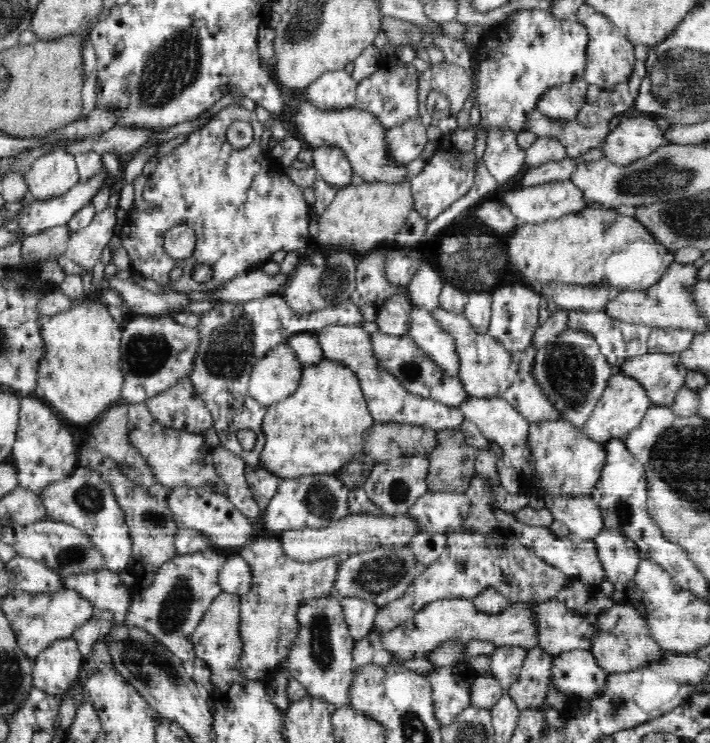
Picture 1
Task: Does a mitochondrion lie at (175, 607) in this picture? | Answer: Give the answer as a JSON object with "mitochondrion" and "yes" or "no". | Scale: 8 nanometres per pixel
{"mitochondrion":"yes"}

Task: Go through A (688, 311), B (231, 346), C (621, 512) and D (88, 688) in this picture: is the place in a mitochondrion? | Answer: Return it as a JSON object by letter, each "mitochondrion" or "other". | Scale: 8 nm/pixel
{"A":"other","B":"mitochondrion","C":"mitochondrion","D":"other"}

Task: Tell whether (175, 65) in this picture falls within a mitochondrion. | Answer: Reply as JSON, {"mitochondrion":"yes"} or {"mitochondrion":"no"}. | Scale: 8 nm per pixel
{"mitochondrion":"yes"}

